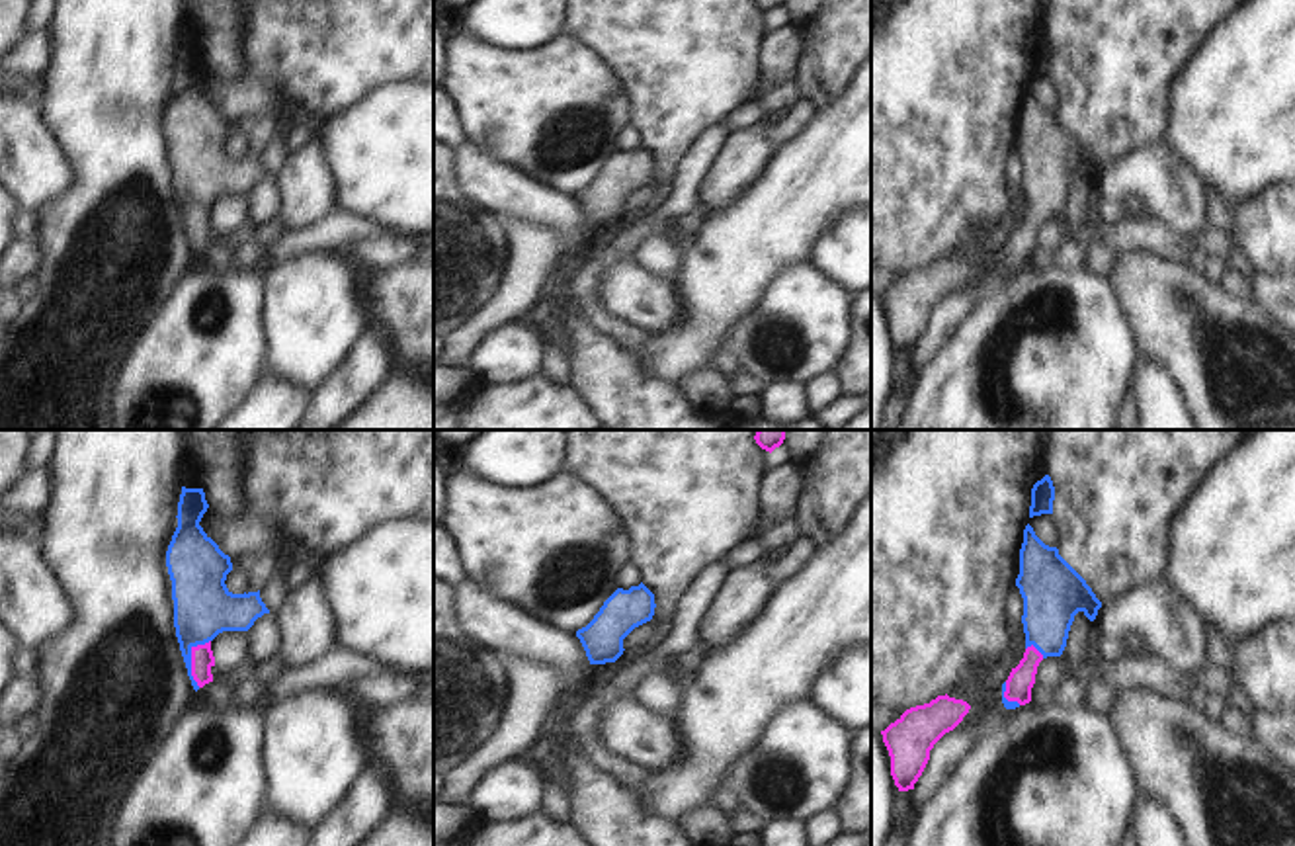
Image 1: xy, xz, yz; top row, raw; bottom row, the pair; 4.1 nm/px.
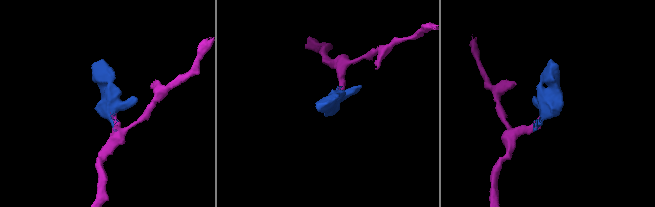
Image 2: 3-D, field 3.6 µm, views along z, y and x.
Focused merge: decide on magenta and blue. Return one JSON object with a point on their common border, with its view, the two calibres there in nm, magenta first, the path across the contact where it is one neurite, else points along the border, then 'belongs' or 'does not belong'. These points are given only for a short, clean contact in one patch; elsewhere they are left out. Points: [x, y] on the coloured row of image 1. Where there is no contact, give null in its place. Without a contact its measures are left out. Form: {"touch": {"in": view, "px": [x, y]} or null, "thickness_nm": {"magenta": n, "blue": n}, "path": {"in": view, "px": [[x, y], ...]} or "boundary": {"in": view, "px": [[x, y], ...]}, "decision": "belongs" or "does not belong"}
{"touch": {"in": "xy", "px": [192, 659]}, "thickness_nm": {"magenta": 100, "blue": 240}, "path": {"in": "xy", "px": [[202, 657], [192, 659], [194, 630], [204, 606]]}, "decision": "belongs"}

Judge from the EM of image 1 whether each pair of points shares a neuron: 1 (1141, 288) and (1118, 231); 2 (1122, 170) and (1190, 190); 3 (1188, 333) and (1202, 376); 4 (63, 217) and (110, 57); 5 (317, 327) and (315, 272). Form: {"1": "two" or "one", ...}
{"1": "two", "2": "one", "3": "one", "4": "one", "5": "one"}

